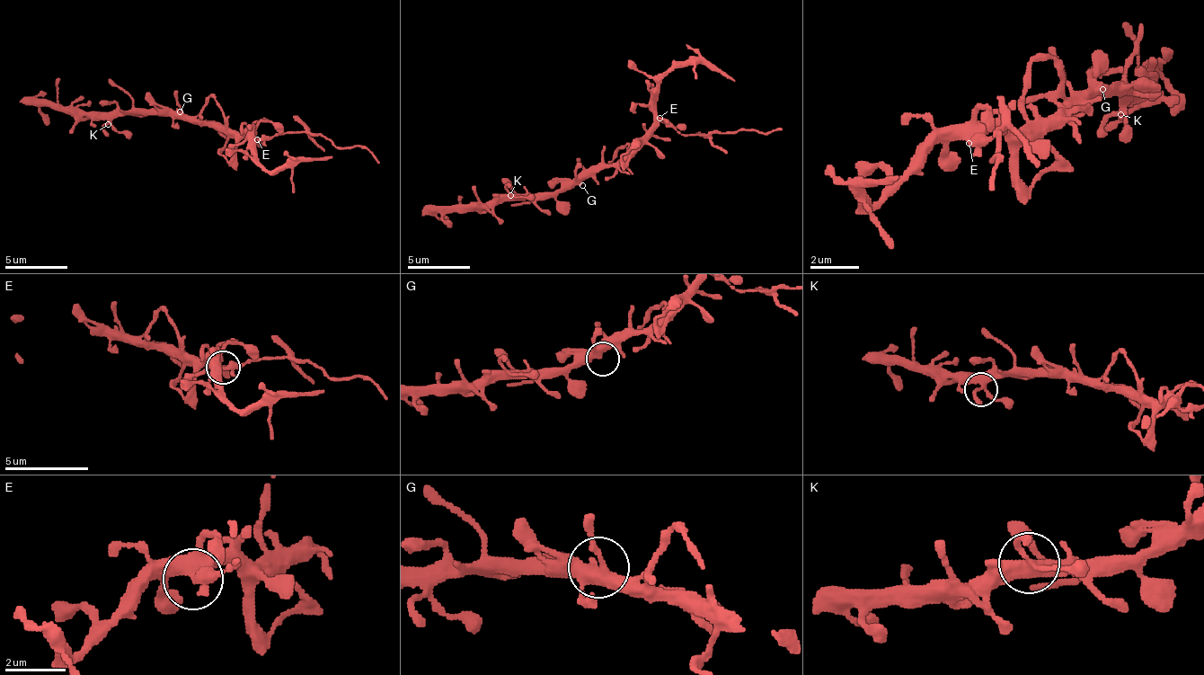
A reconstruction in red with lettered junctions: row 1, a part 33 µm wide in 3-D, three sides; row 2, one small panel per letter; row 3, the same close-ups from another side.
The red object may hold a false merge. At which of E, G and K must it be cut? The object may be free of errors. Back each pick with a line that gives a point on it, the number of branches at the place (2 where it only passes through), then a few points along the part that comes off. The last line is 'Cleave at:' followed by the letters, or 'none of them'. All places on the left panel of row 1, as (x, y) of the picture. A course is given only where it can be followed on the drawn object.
E: place (257, 139); branches 4; course (258, 140), (279, 134), (326, 137), (336, 146), (364, 146), (379, 162)
Cleave at: E

